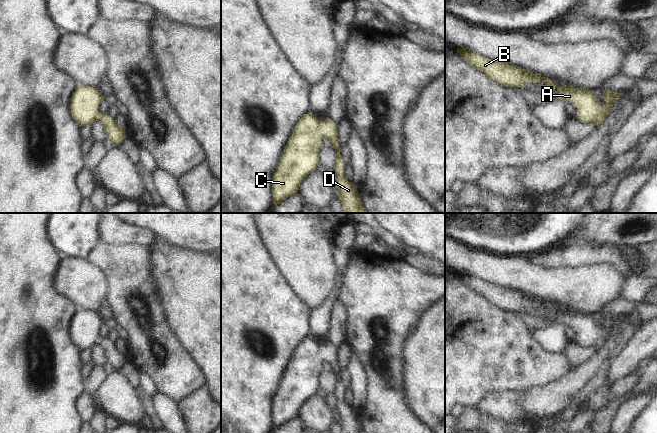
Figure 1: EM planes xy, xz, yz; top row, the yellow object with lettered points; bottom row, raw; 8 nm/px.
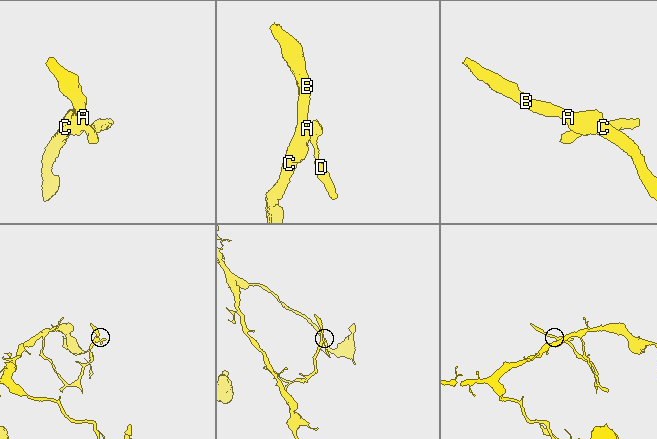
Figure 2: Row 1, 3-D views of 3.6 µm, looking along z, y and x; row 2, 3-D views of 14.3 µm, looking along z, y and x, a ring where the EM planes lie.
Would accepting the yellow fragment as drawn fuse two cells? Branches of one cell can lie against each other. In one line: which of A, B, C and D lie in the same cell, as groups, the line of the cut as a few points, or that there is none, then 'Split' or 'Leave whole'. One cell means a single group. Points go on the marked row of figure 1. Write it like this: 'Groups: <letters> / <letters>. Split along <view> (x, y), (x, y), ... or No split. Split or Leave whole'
Groups: A B C D. No split. Leave whole.

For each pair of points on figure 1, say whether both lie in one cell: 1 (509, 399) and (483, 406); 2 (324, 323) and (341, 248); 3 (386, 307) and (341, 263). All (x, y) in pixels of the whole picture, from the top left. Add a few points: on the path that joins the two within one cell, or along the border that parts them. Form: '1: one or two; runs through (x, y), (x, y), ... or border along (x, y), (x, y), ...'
1: one; runs through (503, 404), (489, 404)
2: one; runs through (327, 304), (336, 291), (341, 267)
3: two; border along (352, 251), (341, 281)

